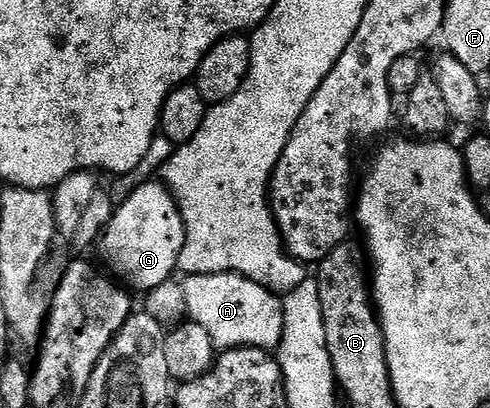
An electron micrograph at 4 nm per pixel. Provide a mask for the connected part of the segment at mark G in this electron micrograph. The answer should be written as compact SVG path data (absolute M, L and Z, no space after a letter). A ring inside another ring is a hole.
M152 180L136 185L127 200L116 207L108 228L99 240L107 267L130 289L148 292L170 281L178 269L186 240L184 220L178 204L164 183Z

